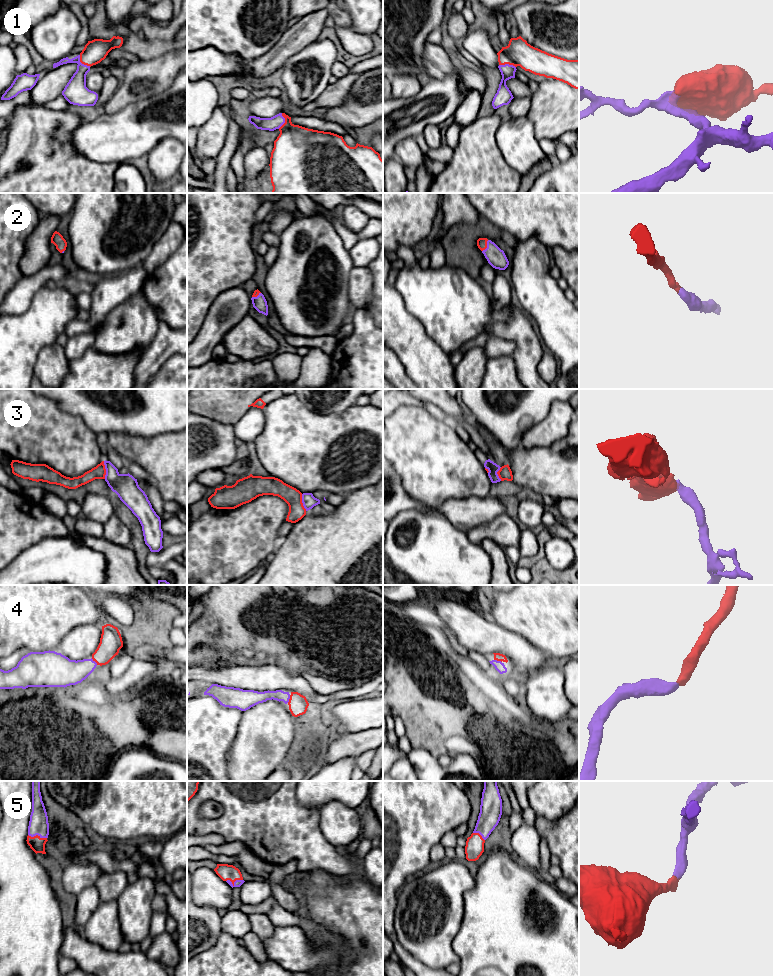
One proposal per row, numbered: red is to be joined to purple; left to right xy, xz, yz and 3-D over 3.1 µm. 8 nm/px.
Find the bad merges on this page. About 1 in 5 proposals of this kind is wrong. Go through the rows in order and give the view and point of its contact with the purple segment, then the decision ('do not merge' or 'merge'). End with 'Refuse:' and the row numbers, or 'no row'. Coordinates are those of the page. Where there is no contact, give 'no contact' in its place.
1: contact xy (81, 63); merge
2: contact yz (487, 246); merge
3: contact xy (106, 470); do not merge
4: contact xy (94, 661); merge
5: contact xz (235, 881); merge
Refuse: 3

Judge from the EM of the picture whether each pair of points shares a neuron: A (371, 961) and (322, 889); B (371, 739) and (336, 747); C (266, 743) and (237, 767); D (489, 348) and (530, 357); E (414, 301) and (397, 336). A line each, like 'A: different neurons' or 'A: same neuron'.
A: same neuron
B: same neuron
C: same neuron
D: different neurons
E: different neurons

